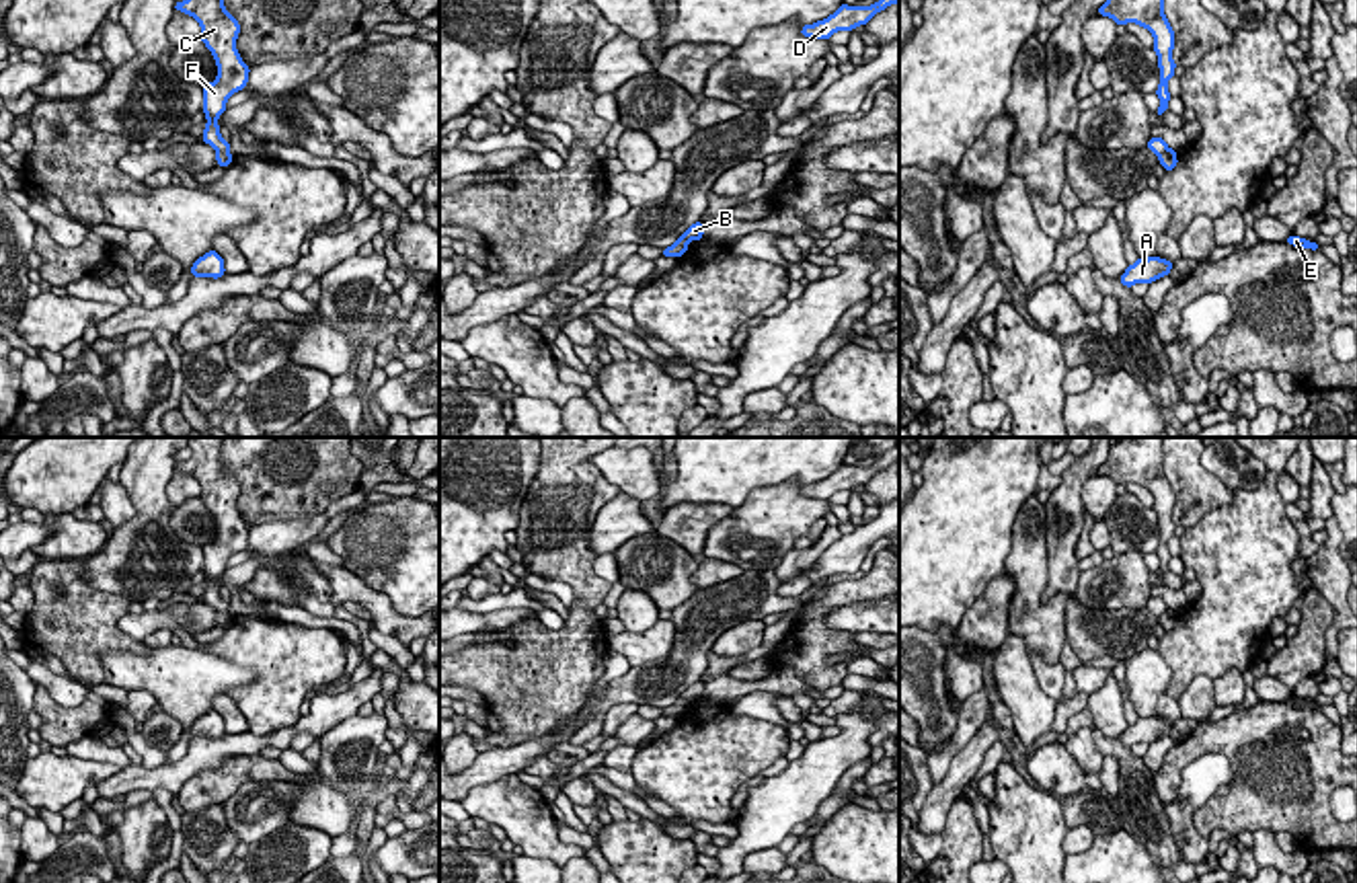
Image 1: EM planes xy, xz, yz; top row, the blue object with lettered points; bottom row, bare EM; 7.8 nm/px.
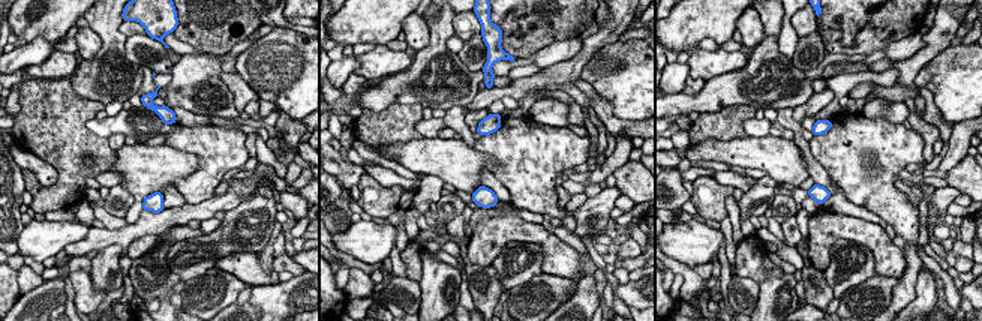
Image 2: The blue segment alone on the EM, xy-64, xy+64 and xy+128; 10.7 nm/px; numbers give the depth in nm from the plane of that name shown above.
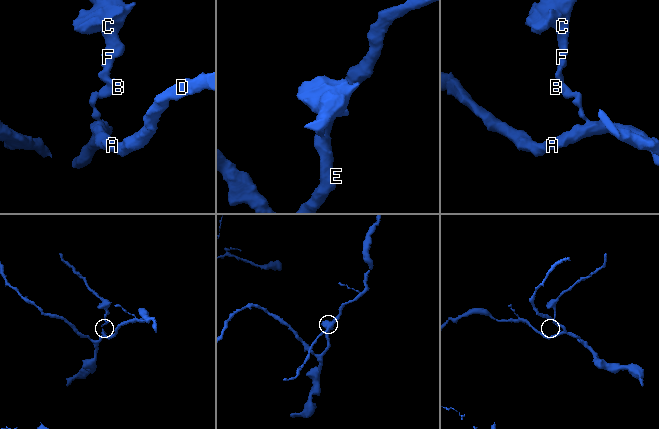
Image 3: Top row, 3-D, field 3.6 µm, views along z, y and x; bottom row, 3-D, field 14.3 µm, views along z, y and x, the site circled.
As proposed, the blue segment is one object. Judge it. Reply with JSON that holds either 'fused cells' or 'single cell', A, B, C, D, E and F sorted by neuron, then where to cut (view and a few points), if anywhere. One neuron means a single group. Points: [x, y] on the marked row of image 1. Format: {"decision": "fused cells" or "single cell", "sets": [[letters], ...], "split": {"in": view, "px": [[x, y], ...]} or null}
{"decision": "fused cells", "sets": [["A", "D", "E"], ["B", "C", "F"]], "split": {"in": "yz", "px": [[1167, 146], [1158, 159]]}}

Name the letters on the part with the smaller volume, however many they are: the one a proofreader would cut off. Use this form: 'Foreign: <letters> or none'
Foreign: B, C, F

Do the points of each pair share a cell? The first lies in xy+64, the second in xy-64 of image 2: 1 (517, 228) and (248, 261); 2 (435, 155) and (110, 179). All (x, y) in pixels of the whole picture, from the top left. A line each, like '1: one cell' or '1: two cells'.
1: one cell
2: two cells

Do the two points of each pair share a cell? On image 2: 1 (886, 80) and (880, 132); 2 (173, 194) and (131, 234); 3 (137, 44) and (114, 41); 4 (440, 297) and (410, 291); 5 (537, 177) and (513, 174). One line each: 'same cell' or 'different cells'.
1: different cells
2: different cells
3: different cells
4: different cells
5: same cell

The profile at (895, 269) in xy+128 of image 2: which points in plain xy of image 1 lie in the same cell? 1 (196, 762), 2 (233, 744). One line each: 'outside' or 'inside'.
1: outside
2: outside

